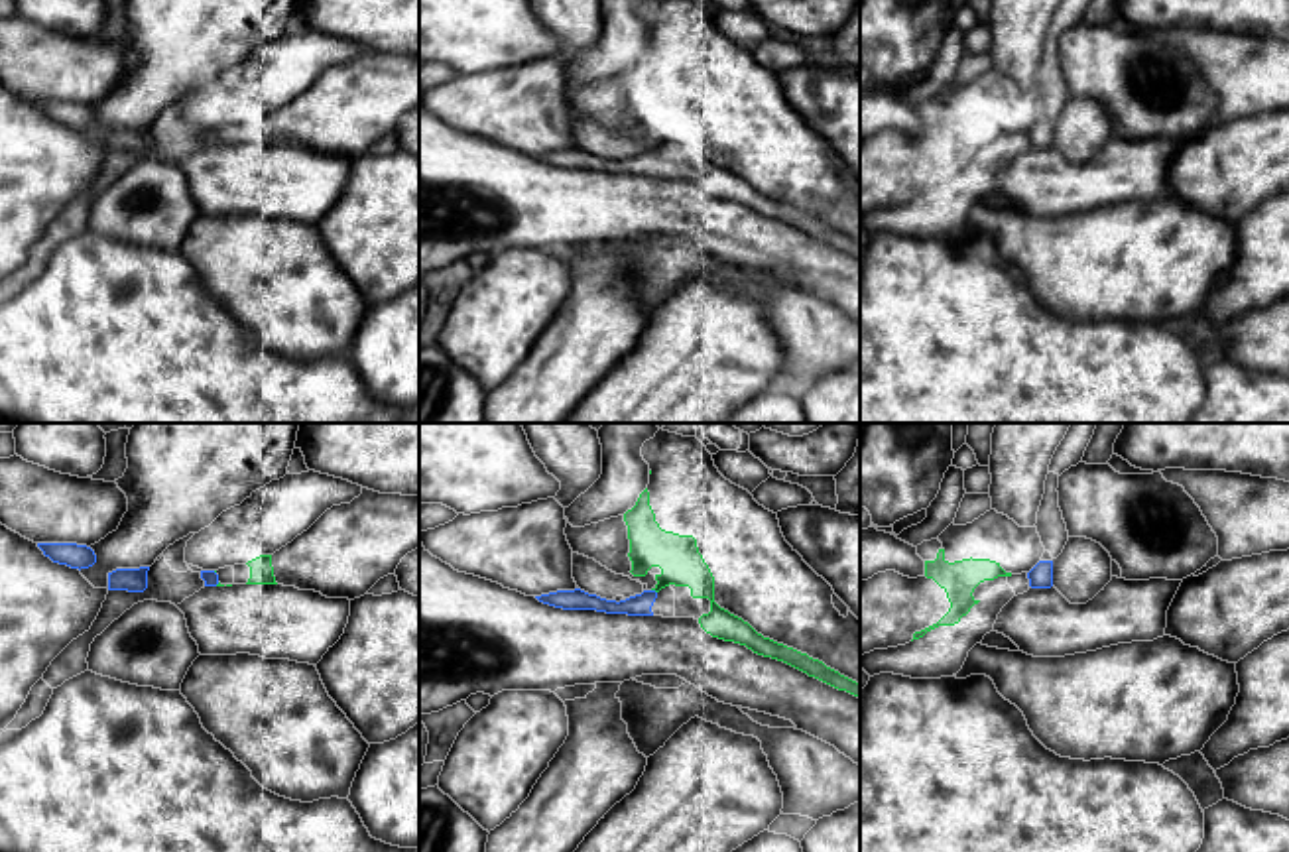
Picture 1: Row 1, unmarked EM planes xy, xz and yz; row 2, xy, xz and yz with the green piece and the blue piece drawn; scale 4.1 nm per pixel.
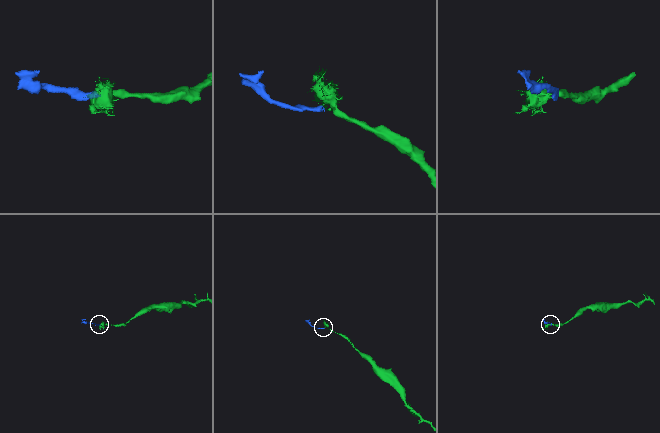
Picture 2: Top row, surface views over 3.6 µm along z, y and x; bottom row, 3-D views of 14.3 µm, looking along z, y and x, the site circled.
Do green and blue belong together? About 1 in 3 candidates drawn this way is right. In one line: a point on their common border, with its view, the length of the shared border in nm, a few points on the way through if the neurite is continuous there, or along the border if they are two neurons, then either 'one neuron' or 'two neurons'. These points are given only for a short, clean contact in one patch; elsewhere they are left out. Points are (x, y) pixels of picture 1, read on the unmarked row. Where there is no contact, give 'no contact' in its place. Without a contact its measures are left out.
xz (654, 148) | 30 nm | across xz (677, 115), (677, 126), (654, 148), (640, 164) | one neuron

